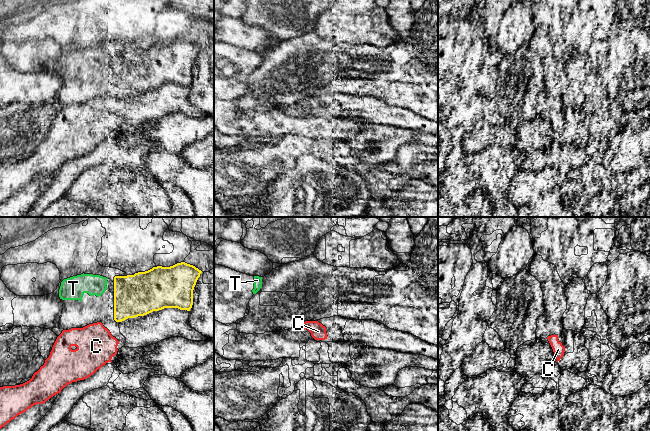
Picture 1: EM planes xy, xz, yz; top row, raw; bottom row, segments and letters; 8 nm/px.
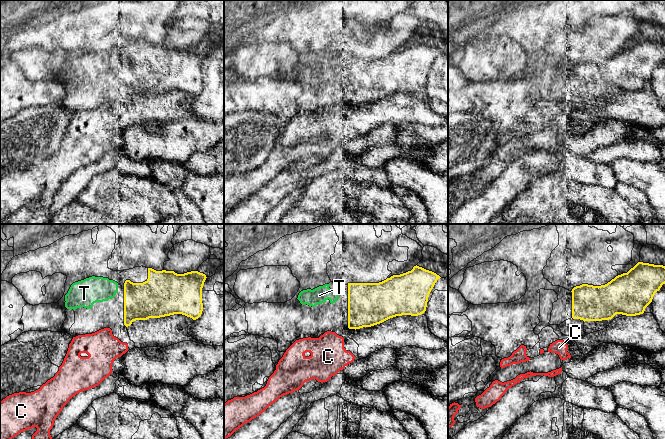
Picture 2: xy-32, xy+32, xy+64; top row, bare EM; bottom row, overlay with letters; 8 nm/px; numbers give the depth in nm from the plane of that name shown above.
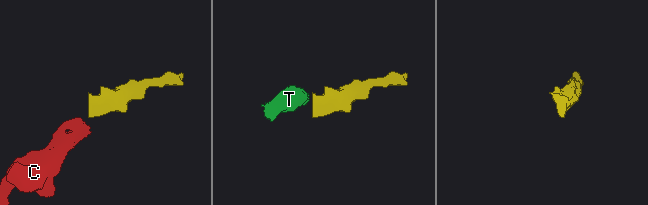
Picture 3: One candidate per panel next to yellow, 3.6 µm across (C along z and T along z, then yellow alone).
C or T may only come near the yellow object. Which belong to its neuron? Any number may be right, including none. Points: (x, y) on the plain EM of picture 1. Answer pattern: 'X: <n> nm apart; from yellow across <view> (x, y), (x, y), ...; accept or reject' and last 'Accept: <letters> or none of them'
C: 100 nm apart; from yellow across xy (114, 95), (106, 104); reject
T: 60 nm apart; from yellow across xy (114, 57), (107, 57); accept
Accept: T

